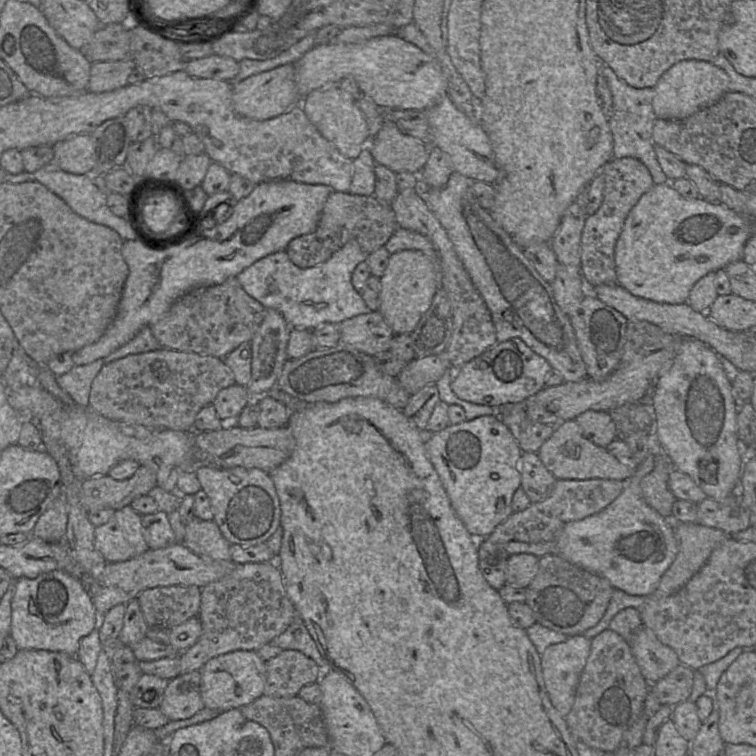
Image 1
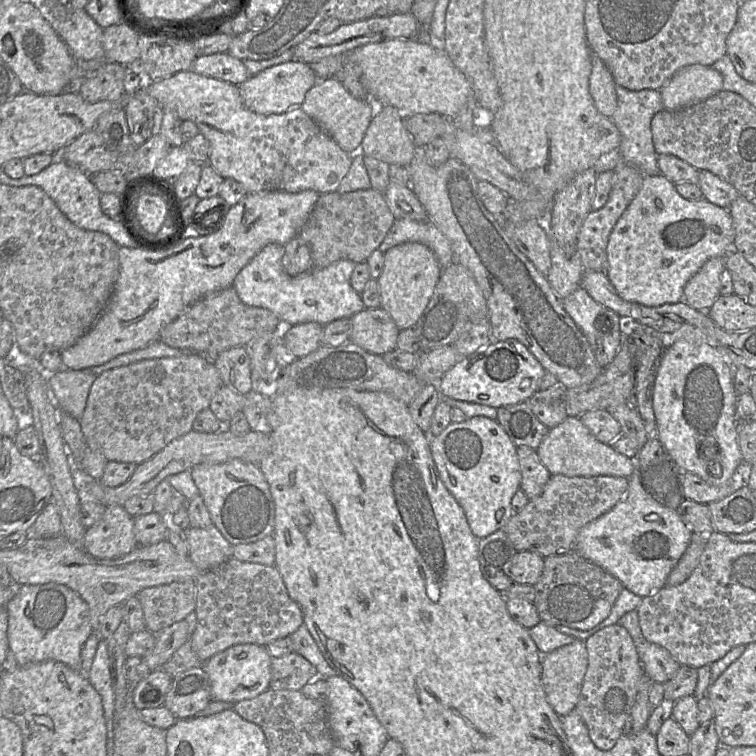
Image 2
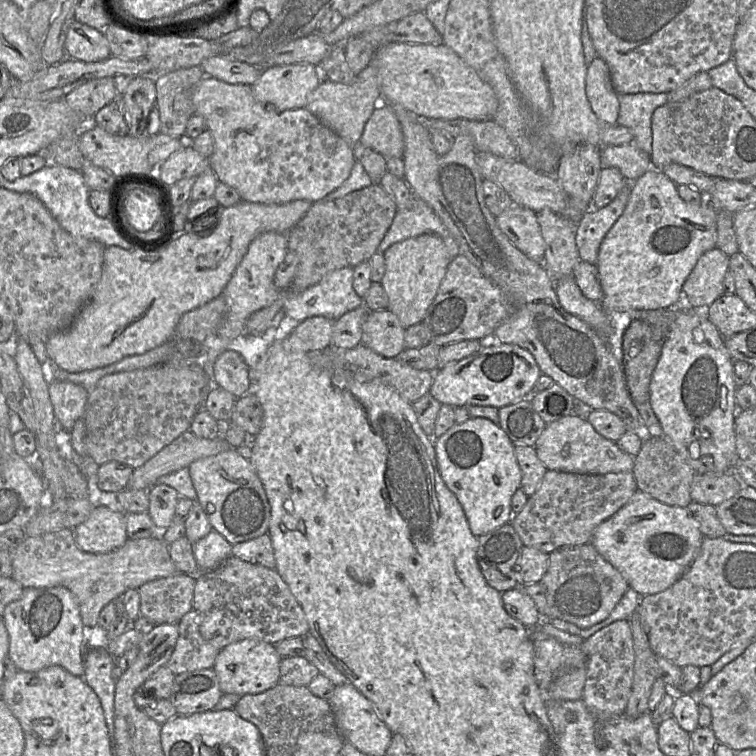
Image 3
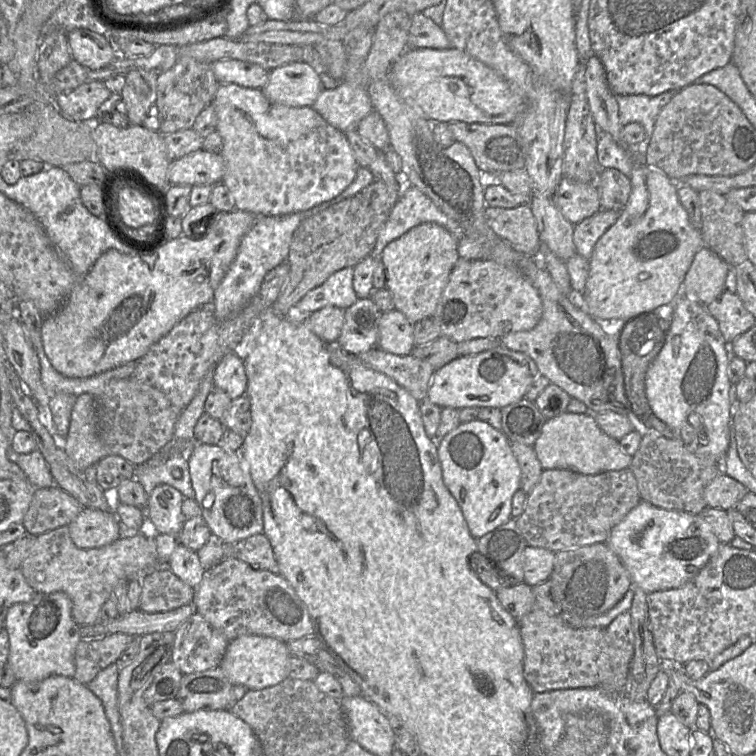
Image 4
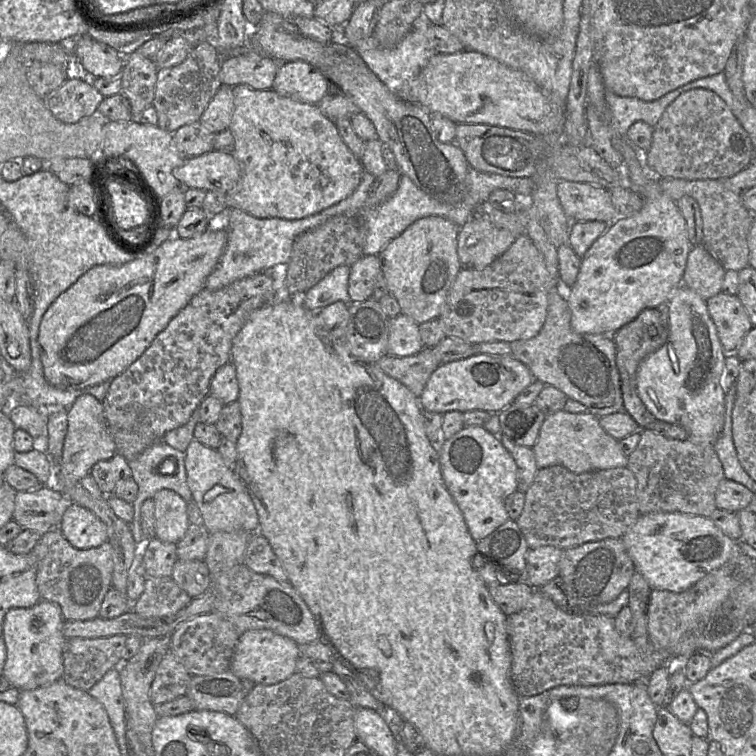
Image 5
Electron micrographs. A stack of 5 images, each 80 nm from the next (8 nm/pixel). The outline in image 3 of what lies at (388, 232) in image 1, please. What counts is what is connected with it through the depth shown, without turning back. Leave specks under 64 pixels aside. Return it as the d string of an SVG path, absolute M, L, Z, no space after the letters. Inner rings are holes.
M380 184L362 188L342 198L314 202L306 215L287 233L288 251L294 252L299 264L290 288L301 292L318 284L328 273L355 267L368 261L389 229L397 206Z

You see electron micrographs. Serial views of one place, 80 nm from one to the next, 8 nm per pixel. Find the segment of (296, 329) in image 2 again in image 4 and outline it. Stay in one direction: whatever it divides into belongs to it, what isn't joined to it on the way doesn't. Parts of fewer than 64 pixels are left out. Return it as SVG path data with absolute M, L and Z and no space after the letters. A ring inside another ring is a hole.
M326 306L307 316L305 325L324 342L337 341L344 323L345 310Z

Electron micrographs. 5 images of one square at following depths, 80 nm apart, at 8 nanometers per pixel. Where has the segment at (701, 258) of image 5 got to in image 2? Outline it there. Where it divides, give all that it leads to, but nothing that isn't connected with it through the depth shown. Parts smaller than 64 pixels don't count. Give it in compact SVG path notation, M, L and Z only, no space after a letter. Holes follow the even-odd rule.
M716 256L703 264L686 283L682 301L700 312L712 307L720 295L720 277L726 268L725 257Z

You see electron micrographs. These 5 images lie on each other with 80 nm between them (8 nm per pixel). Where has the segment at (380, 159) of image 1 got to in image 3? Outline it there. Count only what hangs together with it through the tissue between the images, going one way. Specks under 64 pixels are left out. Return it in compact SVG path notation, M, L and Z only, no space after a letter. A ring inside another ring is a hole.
M382 102L382 106L375 108L364 126L360 143L381 154L386 159L403 158L404 139L401 126L394 112L393 106L388 102Z

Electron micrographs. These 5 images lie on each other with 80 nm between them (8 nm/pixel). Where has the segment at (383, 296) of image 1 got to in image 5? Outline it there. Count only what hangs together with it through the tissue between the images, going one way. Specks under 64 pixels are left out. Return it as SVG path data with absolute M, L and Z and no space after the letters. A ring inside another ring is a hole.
M440 216L423 217L410 224L378 254L389 294L397 300L401 313L411 317L417 324L440 316L448 292L462 268L457 254L459 229L456 224Z

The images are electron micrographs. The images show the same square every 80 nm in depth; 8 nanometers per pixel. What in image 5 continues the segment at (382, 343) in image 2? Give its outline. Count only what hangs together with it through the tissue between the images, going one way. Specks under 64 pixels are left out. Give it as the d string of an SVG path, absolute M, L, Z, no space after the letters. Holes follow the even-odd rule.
M402 313L390 318L387 354L405 357L420 352L424 345L418 326L411 317Z

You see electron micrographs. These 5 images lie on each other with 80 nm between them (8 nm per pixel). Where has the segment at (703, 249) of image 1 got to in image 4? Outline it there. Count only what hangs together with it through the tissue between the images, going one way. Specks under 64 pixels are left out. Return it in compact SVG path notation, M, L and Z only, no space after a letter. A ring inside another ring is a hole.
M636 165L631 172L630 181L632 190L626 206L620 212L617 221L599 238L589 259L589 275L585 290L582 293L582 307L590 316L599 321L608 321L611 319L629 321L643 313L664 312L663 309L667 309L667 314L670 313L671 315L671 307L674 301L683 294L683 281L693 258L704 247L700 230L695 229L691 225L688 214L679 201L675 180L668 178L660 169L650 168L648 165Z

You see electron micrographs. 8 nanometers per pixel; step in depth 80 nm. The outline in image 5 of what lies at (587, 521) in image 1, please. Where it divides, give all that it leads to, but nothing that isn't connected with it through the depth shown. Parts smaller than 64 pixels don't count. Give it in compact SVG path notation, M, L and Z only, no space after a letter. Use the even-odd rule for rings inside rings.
M650 513L640 515L629 530L620 538L640 572L652 589L680 593L718 569L740 552L738 540L725 535L708 517L682 513Z

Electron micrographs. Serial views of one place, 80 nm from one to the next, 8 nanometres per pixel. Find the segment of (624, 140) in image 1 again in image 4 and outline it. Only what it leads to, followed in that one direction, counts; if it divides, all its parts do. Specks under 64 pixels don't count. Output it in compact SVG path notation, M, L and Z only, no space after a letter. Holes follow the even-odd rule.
M671 90L656 96L648 95L615 95L618 103L618 118L620 125L626 126L629 123L639 123L645 131L644 141L629 145L629 148L636 150L638 147L643 155L649 145L654 131L655 122L662 108L681 91Z

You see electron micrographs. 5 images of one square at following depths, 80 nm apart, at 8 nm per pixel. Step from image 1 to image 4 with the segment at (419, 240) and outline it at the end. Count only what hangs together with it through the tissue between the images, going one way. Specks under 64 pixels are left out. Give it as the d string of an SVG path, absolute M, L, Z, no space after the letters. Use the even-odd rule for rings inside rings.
M404 184L391 213L379 230L369 256L378 258L385 246L422 223L436 223L447 229L456 240L464 234L459 223L443 213L433 201L412 185Z

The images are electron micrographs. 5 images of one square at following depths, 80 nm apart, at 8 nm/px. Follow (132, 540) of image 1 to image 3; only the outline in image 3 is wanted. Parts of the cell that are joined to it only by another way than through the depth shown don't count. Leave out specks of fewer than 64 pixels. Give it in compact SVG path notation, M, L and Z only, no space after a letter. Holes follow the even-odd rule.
M95 505L89 517L73 529L77 546L88 553L114 551L128 539L124 512Z

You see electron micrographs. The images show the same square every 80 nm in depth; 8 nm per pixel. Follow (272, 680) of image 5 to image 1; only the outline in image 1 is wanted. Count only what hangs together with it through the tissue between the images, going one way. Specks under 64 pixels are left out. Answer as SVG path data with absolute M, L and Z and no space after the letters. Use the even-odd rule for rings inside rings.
M236 650L210 659L201 672L201 697L205 707L228 711L239 709L264 695L266 668L256 651Z

